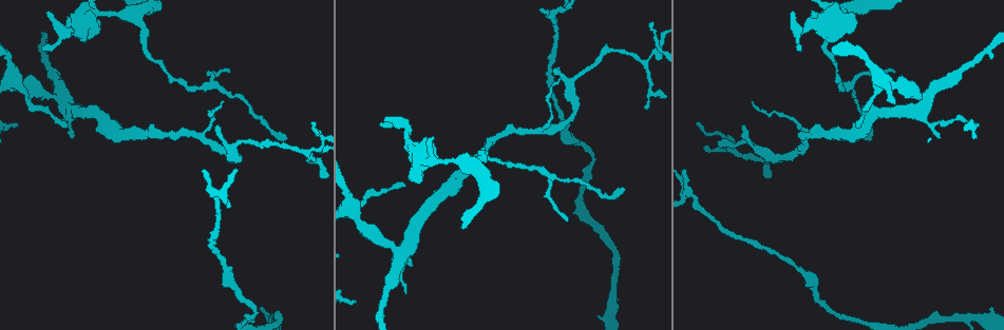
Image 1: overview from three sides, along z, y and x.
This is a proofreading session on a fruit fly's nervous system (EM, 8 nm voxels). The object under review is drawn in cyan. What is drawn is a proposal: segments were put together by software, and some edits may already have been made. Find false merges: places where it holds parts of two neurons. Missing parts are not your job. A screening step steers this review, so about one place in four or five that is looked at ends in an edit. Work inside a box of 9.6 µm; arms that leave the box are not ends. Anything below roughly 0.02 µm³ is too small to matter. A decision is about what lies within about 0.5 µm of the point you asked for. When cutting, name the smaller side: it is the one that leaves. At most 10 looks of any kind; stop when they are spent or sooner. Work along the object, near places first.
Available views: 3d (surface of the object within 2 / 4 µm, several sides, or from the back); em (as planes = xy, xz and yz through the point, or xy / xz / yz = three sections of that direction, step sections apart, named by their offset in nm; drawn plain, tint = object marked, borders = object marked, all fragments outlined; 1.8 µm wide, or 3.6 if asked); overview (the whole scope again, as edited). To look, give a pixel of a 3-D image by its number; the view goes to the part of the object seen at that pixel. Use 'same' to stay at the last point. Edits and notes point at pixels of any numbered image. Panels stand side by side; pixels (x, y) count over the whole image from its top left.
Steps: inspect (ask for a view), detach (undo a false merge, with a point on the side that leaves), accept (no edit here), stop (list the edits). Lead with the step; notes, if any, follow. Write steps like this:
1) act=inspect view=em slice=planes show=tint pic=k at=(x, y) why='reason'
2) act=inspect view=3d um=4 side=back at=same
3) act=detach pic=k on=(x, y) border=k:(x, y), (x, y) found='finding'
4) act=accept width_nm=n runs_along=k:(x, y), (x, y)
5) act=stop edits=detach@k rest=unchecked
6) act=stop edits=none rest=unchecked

act=inspect view=em slice=planes show=tint pic=1 at=(926, 97) why='thick turns thin'

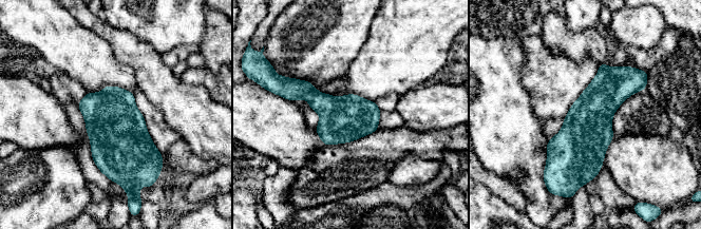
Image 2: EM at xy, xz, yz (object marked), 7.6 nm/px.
act=detach pic=2 on=(291, 89) border=2:(318, 91), (307, 98) found='a second neuron is stuck on'

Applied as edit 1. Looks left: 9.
act=inspect view=overview why='redraw'

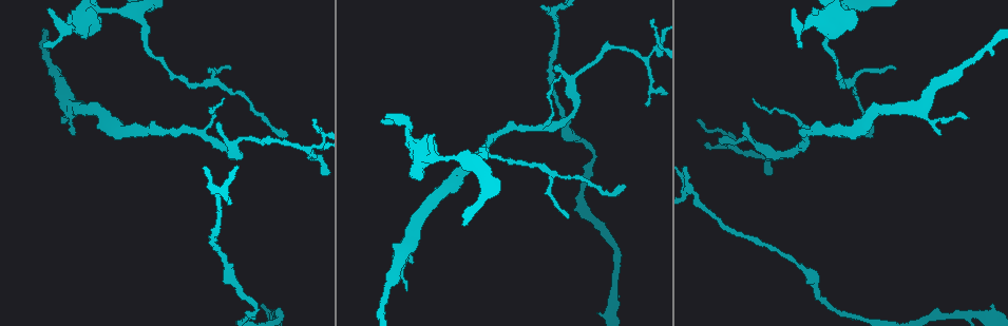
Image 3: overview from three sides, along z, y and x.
act=inspect view=3d um=2 pic=3 at=(224, 264) why='sudden change in width'

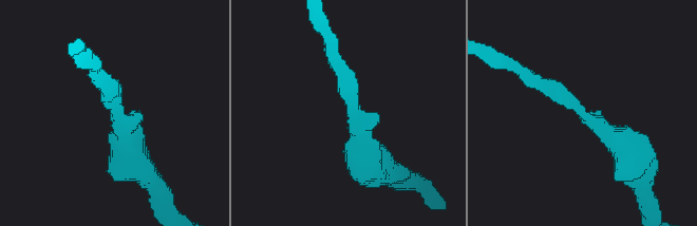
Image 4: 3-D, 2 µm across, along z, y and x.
act=inspect view=em slice=planes show=tint pic=4 at=(114, 112) why='now the EM'

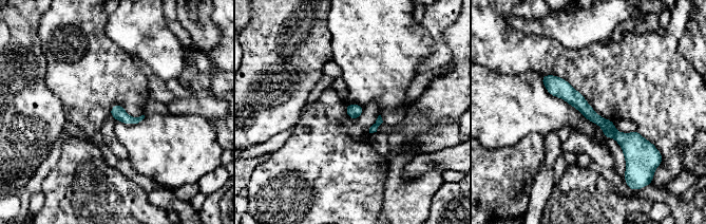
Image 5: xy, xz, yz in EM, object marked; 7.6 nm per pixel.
act=accept runs_along=5:(545, 78), (616, 135), (643, 145) found='continuous, no second neuron'

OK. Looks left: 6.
act=stop edits=detach@2 rest=unchecked

